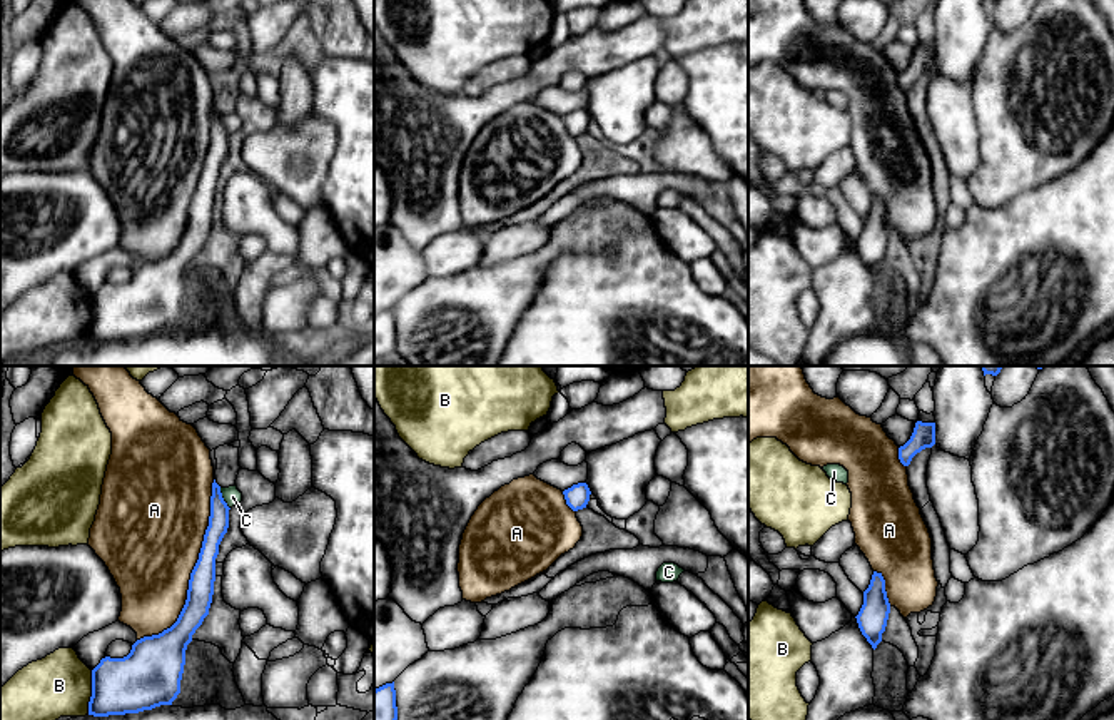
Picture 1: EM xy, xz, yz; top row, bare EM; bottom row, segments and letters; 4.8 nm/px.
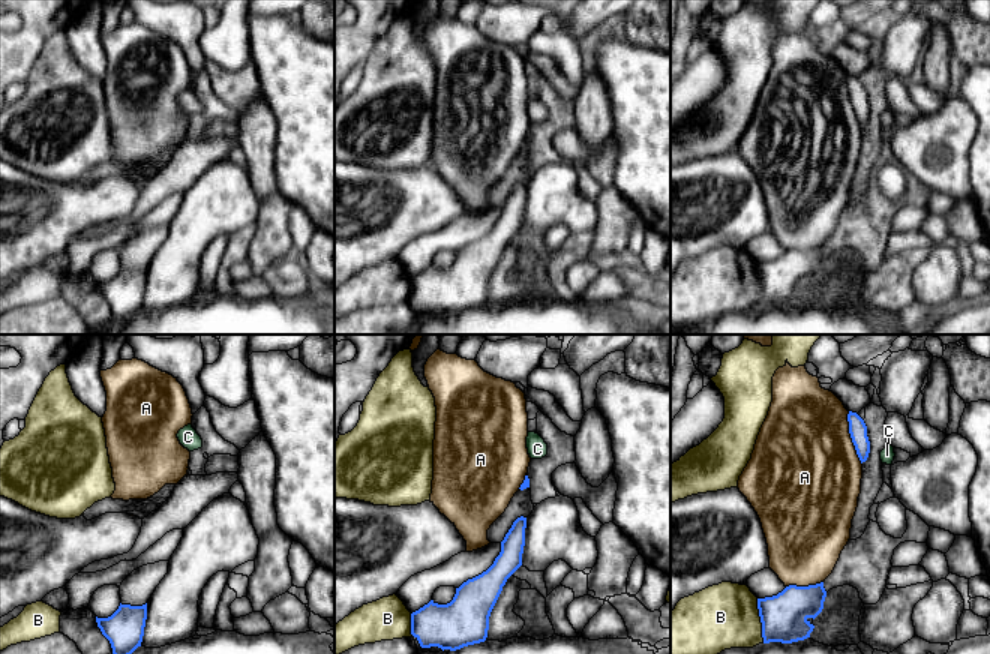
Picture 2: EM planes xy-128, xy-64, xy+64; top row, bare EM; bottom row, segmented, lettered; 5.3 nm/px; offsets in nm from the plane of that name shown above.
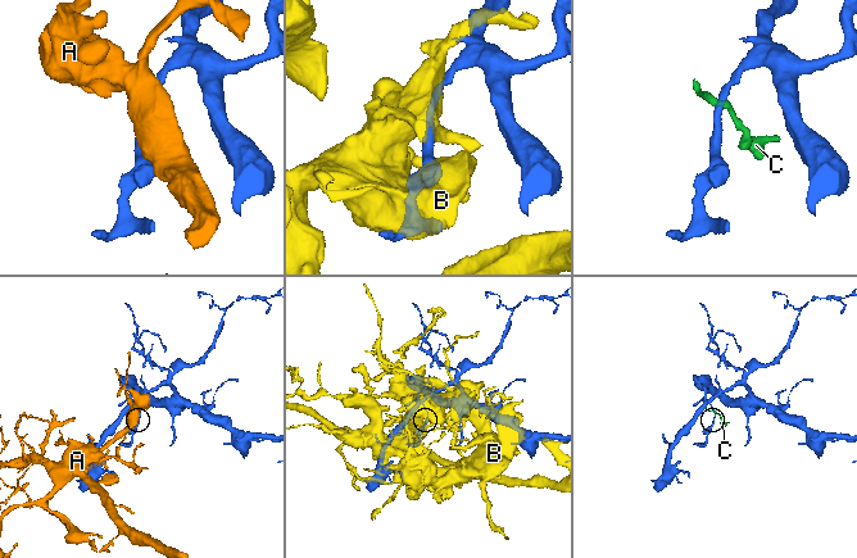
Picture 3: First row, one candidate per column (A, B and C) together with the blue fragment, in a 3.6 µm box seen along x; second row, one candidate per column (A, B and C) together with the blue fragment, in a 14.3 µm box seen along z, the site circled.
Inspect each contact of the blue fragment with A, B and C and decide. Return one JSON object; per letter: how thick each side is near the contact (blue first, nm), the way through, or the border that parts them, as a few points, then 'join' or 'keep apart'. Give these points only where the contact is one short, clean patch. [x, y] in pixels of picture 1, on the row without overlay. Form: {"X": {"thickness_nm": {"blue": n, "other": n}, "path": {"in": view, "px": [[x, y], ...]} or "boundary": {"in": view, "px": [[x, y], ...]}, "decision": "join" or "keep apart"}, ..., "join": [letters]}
{"A": {"thickness_nm": {"blue": 130, "other": 480}, "decision": "keep apart"}, "B": {"thickness_nm": {"blue": 280, "other": 300}, "decision": "keep apart"}, "C": {"thickness_nm": {"blue": 100, "other": 90}, "boundary": {"in": "xy", "px": [[219, 114], [229, 134]]}, "decision": "keep apart"}, "join": []}

